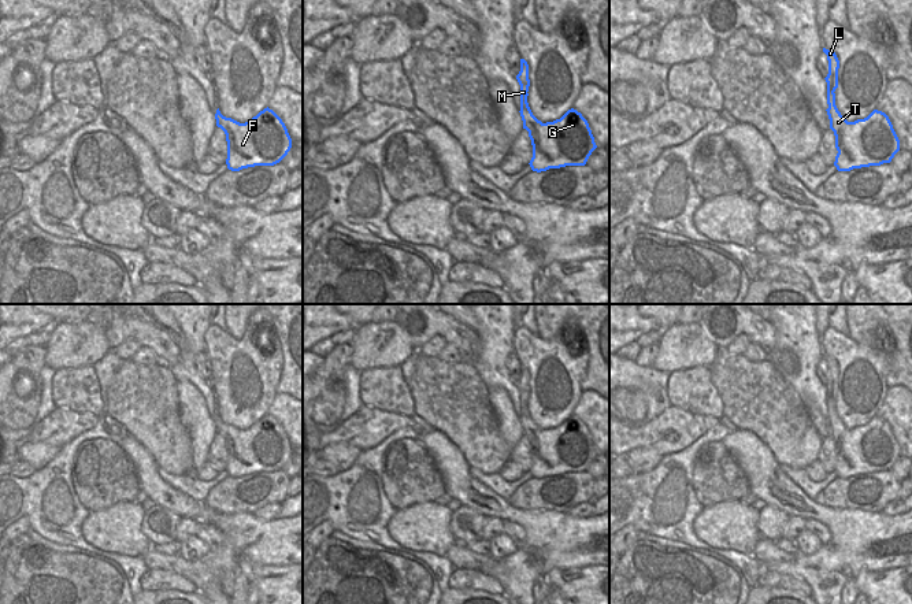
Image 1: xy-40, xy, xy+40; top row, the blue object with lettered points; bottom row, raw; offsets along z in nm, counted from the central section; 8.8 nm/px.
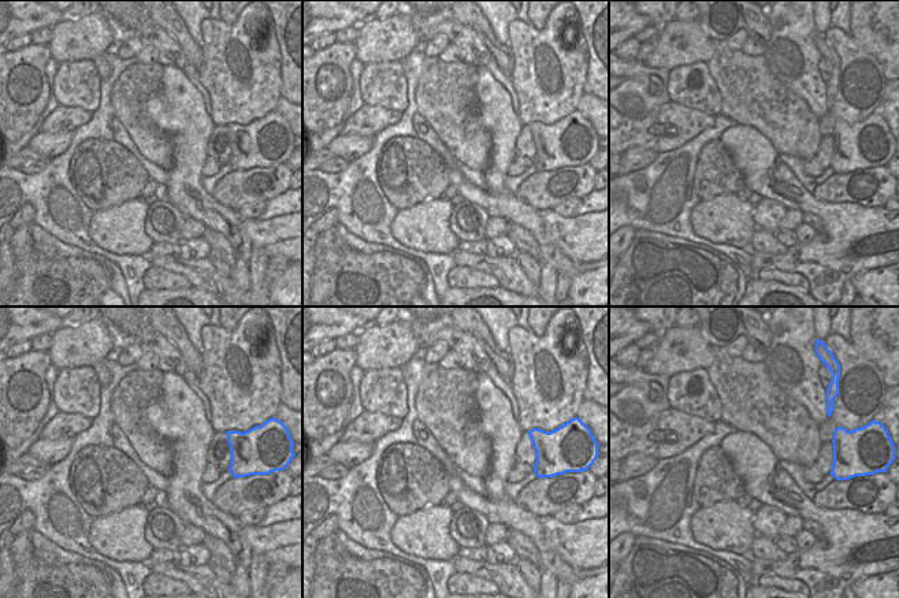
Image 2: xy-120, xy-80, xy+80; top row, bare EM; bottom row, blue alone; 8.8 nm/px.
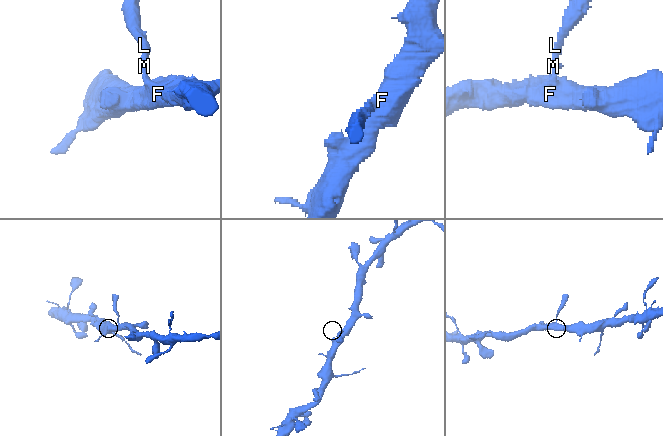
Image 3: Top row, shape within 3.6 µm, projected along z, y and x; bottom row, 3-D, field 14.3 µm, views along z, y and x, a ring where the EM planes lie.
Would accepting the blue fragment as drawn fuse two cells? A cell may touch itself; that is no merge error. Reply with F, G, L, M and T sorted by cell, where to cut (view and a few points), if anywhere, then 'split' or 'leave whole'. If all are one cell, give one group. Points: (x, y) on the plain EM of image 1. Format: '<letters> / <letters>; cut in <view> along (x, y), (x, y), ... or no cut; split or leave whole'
F G L M T; no cut; leave whole

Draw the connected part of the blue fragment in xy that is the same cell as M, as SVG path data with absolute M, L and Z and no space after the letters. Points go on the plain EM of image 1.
M520 366L516 386L520 392L519 419L533 452L533 464L529 470L531 477L541 479L566 473L585 473L597 455L587 427L571 415L560 426L542 430L533 422L527 410L530 386L524 366Z

